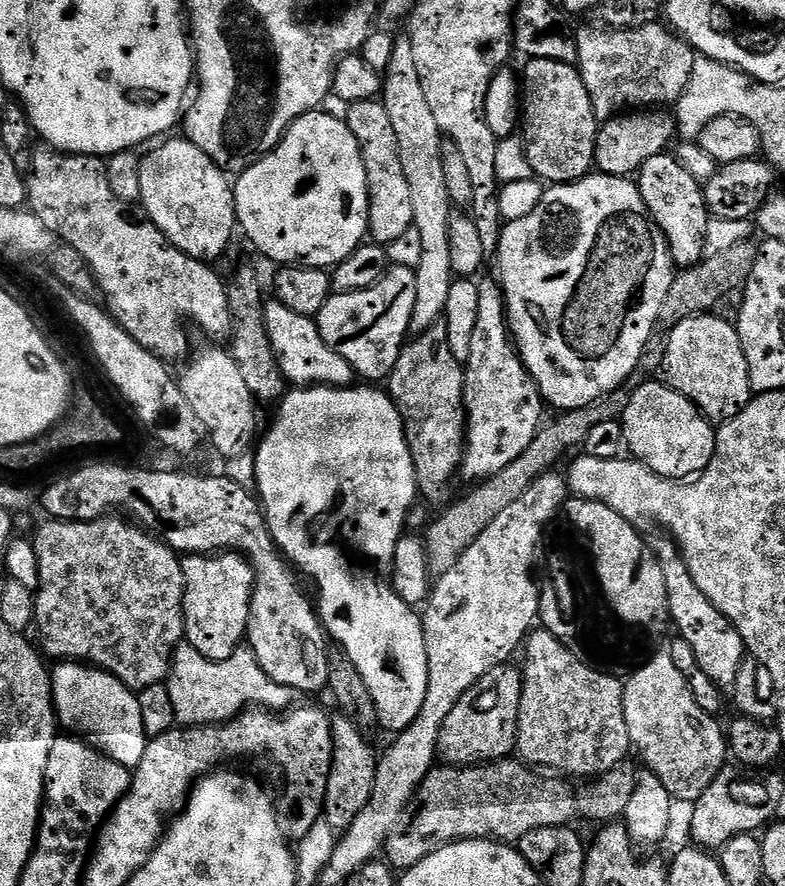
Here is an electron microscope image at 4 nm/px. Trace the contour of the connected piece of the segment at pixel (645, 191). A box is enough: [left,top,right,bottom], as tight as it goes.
[638,154,710,270]

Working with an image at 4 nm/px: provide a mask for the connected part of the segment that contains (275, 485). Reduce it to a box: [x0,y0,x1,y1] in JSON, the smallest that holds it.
[254,386,428,734]

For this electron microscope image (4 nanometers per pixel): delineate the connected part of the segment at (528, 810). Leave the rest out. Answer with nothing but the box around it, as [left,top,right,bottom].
[383,758,638,870]

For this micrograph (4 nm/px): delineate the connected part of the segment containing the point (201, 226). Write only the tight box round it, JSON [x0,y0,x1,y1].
[136,138,236,264]

